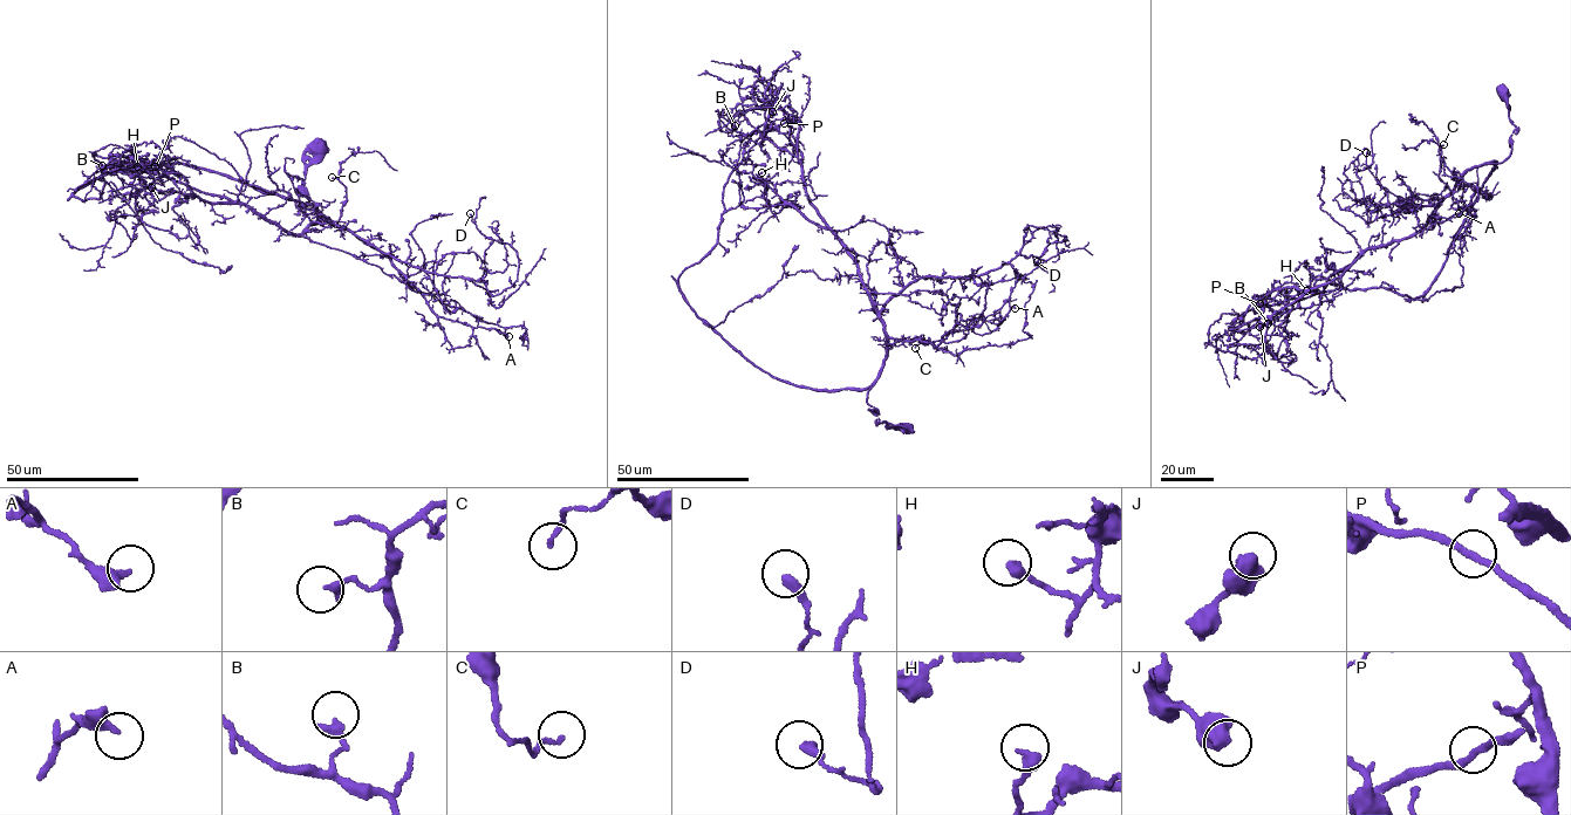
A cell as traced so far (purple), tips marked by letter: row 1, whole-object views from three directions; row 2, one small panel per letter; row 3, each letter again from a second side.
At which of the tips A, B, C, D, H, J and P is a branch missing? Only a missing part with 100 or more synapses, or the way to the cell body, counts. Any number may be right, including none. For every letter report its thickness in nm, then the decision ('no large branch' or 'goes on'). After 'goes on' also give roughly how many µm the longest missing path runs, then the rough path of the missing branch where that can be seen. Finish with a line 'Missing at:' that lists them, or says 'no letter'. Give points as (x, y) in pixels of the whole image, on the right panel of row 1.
A: 340 nm thick; no large branch
B: 280 nm thick; no large branch
C: 140 nm thick; no large branch
D: 340 nm thick; no large branch
H: 360 nm thick; no large branch
J: 600 nm thick; no large branch
P: 200 nm thick; no large branch
Missing at: no letter

